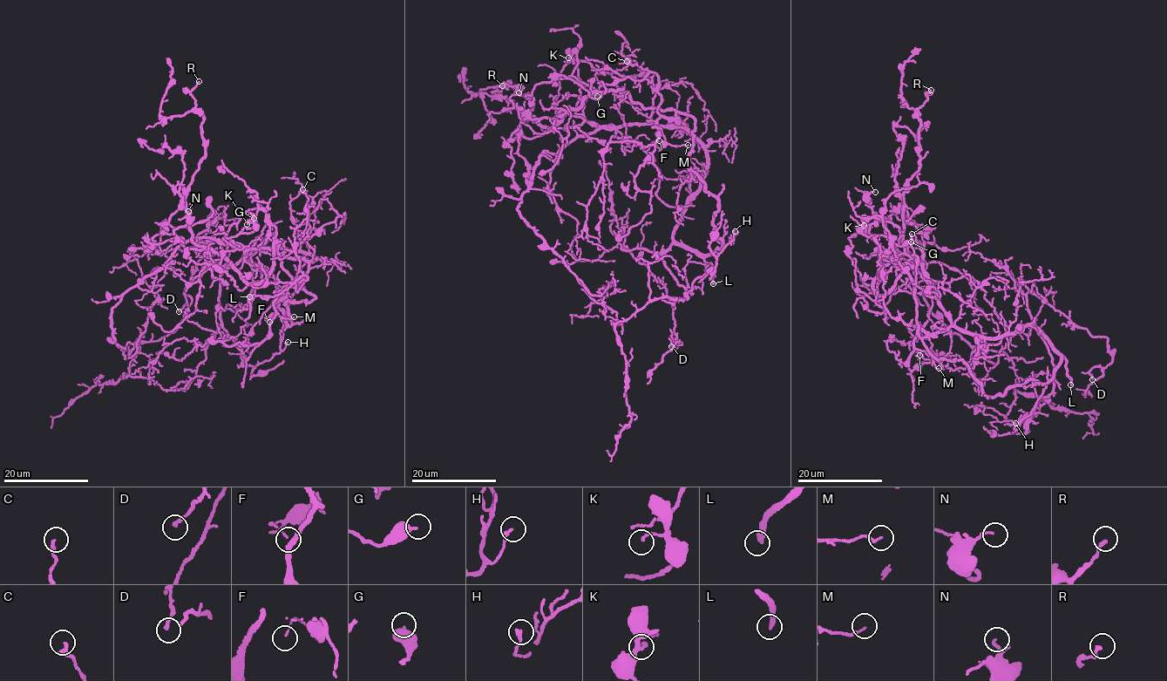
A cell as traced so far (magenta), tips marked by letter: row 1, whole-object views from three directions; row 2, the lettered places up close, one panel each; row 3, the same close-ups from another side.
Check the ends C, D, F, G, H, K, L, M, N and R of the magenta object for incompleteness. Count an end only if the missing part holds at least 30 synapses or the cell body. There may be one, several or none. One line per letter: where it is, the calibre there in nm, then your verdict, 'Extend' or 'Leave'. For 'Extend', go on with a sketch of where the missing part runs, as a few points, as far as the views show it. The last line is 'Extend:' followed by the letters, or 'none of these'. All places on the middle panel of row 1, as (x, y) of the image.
C: Place: (627, 61). Thickness 240 nm. Leave
D: Place: (671, 346). Thickness 190 nm. Leave
F: Place: (659, 140). Thickness 90 nm. Leave
G: Place: (597, 96). Thickness 400 nm. Leave
H: Place: (735, 231). Thickness 220 nm. Leave
K: Place: (568, 57). Thickness 160 nm. Leave
L: Place: (713, 283). Thickness 280 nm. Extend. Course of what is missing: (713, 283), (713, 309), (721, 310), (711, 316), (707, 325), (716, 341)
M: Place: (688, 145). Thickness 120 nm. Leave
N: Place: (519, 92). Thickness 140 nm. Leave
R: Place: (502, 85). Thickness 200 nm. Leave
Extend: L

